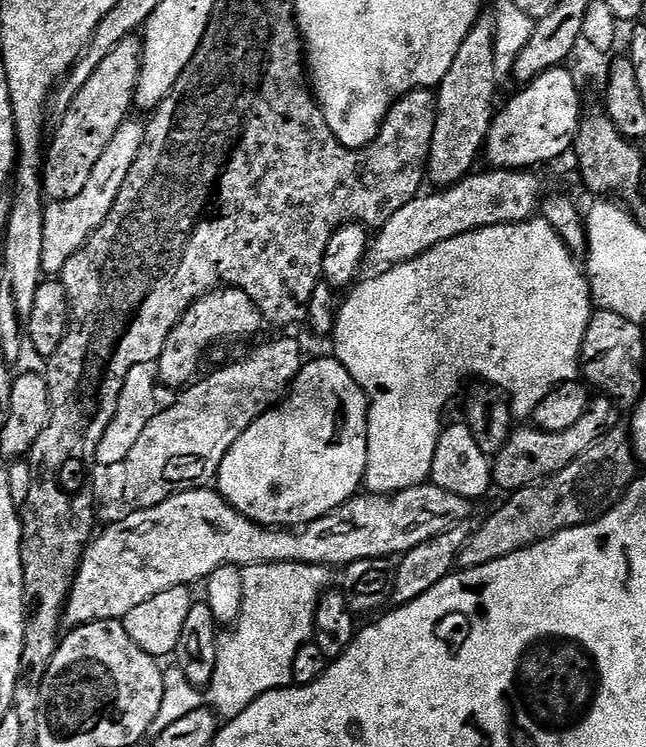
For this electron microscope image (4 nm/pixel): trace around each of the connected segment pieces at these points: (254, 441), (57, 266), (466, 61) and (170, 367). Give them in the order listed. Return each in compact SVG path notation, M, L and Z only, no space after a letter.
M331 355L328 356L322 357L321 360L309 359L300 367L296 380L288 389L288 395L275 408L271 408L269 412L257 418L248 427L246 434L242 434L242 438L238 438L238 442L234 442L234 446L230 446L230 450L226 450L226 458L222 458L222 466L214 481L215 487L233 510L242 513L246 518L250 518L255 524L263 524L265 528L296 530L326 514L330 514L335 508L342 506L361 491L366 462L368 461L368 396L358 386L358 382L354 382L350 370L346 370L346 366L342 366L340 360Z
M135 118L124 120L122 126L118 126L118 134L110 138L110 146L102 150L102 158L98 158L98 163L94 165L94 170L90 173L85 188L74 198L53 200L45 207L44 225L42 226L42 273L45 277L59 277L64 271L66 262L70 262L70 258L74 258L74 254L78 254L78 250L82 250L82 246L88 243L92 233L100 229L102 222L106 222L106 214L110 214L118 198L118 190L122 190L122 182L126 182L126 174L130 174L130 166L134 166L134 158L138 158L138 150L142 150L144 129L145 125L139 124Z
M488 14L481 15L466 34L462 46L458 46L458 54L454 54L454 62L450 62L450 70L446 70L446 78L442 78L442 82L435 89L436 121L434 138L430 142L426 176L431 183L432 180L436 183L433 185L437 189L443 190L457 184L477 167L476 159L481 159L486 134L492 125L492 103L496 100L498 83L494 70L495 33L495 19Z
M221 286L214 292L207 292L188 307L174 330L170 330L170 338L166 338L166 346L162 346L158 361L159 383L169 384L175 390L183 389L197 375L195 372L200 368L200 359L215 344L220 344L223 340L244 340L247 336L254 335L260 327L265 327L265 324L264 315L258 310L250 294L242 289Z

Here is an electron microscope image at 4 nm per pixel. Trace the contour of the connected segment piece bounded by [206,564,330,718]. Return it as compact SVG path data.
M249 564L243 569L242 610L232 632L219 641L217 666L206 688L207 703L221 717L231 718L242 714L246 706L253 704L262 694L275 688L287 688L292 684L294 656L304 644L313 639L316 629L316 608L320 598L329 591L329 569L323 564Z

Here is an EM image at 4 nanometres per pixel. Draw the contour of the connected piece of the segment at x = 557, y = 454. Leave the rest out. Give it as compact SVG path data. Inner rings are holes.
M600 394L593 399L588 412L582 414L582 422L578 422L578 426L570 426L570 430L544 432L535 426L517 427L506 442L506 446L502 446L502 450L492 460L493 485L497 489L500 487L504 494L511 494L523 488L529 488L532 484L539 484L540 481L553 476L555 472L570 466L570 462L586 454L590 446L606 438L610 430L621 427L620 412L616 408L619 408L617 401Z

